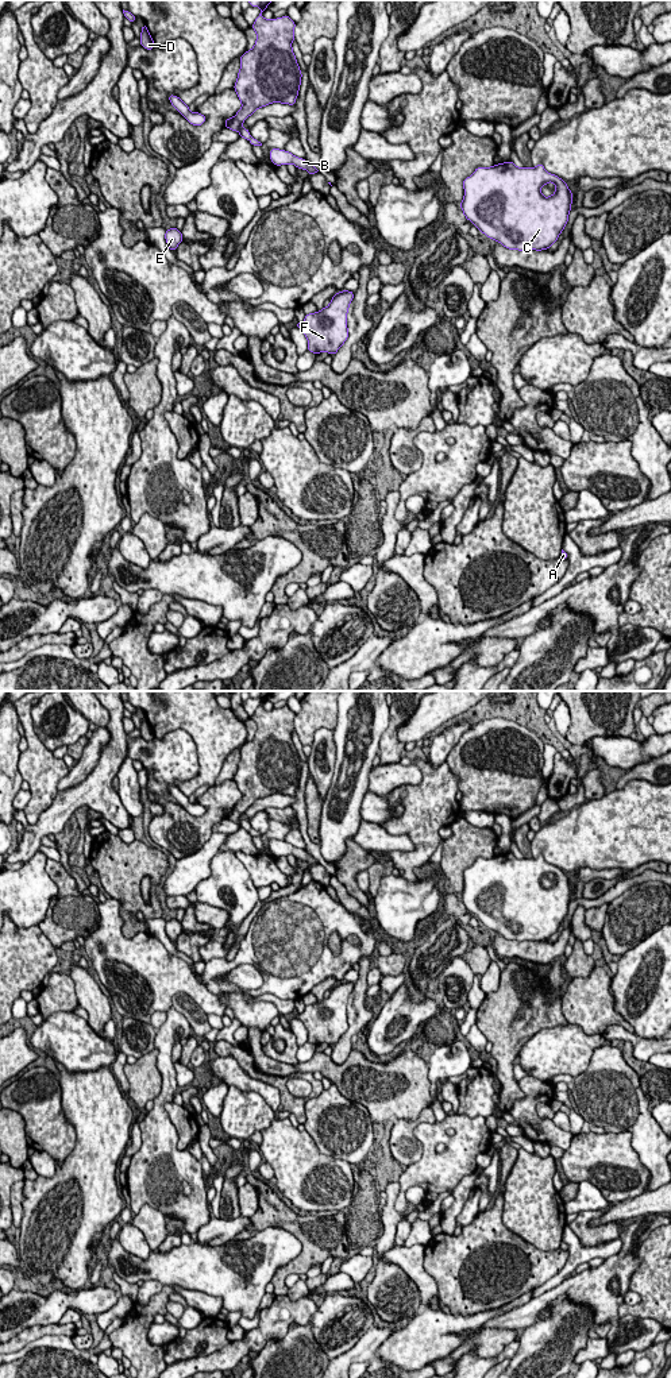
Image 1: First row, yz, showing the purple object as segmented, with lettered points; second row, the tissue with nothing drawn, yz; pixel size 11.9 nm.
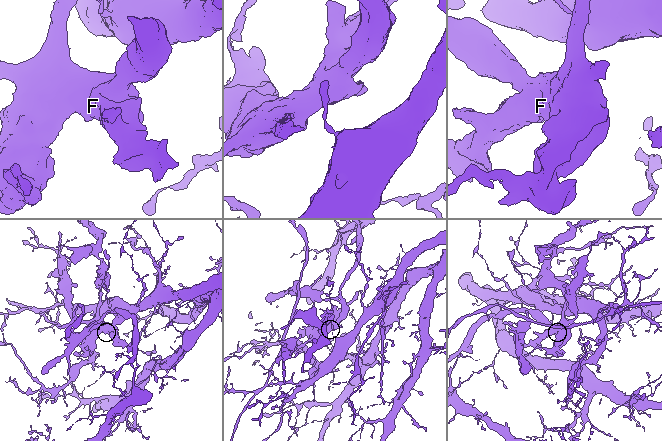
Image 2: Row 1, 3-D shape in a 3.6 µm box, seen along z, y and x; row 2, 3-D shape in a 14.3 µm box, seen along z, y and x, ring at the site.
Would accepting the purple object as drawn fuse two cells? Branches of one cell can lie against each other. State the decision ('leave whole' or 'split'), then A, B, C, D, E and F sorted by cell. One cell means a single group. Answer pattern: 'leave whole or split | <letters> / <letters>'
split | A B C D / E F

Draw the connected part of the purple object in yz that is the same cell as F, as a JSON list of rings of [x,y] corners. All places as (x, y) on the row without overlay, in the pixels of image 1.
[[[354,983],[336,984],[327,999],[305,1005],[302,1014],[297,1014],[308,1030],[308,1042],[313,1045],[329,1043],[335,1046],[348,1030],[347,1004],[354,989]]]

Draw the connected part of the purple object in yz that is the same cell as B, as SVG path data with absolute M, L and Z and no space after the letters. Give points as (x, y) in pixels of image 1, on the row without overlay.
M270 839L270 850L275 857L293 854L296 858L306 861L309 866L317 864L319 861L308 854L304 849L294 848L293 844L286 841Z

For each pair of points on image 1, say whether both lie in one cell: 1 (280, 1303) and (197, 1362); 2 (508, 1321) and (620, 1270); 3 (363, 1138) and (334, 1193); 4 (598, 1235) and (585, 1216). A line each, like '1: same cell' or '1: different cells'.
1: same cell
2: same cell
3: different cells
4: same cell

